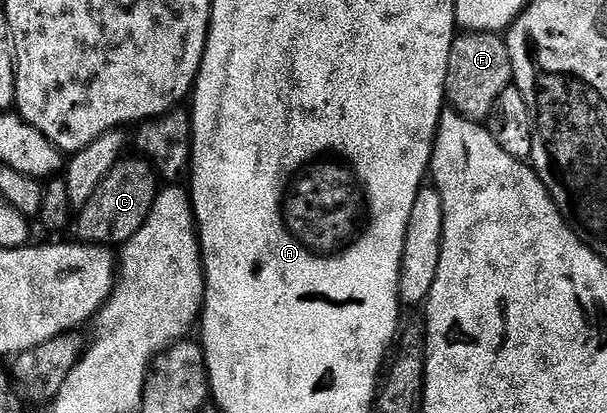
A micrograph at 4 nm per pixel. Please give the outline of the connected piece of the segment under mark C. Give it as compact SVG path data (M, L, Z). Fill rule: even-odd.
M138 159L139 161L126 160L119 160L118 164L112 167L112 171L108 171L108 175L102 180L100 187L96 187L92 199L88 199L86 206L77 214L77 240L81 244L121 247L126 244L128 239L132 239L132 235L136 235L136 231L140 231L140 227L144 227L144 219L148 219L148 211L152 211L152 203L160 188L160 178L154 172L154 167L149 161L145 159Z

